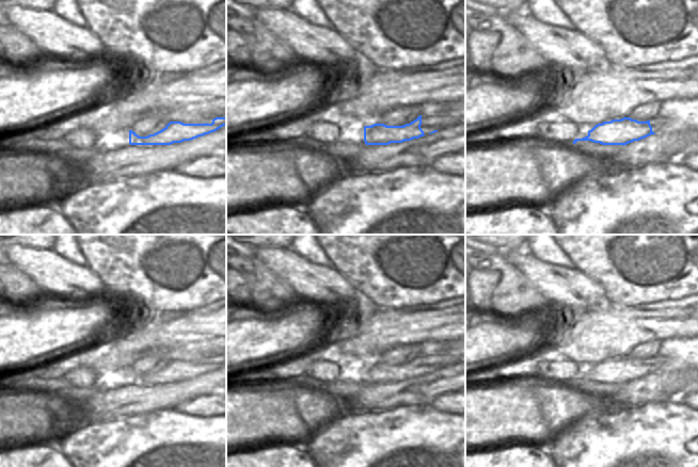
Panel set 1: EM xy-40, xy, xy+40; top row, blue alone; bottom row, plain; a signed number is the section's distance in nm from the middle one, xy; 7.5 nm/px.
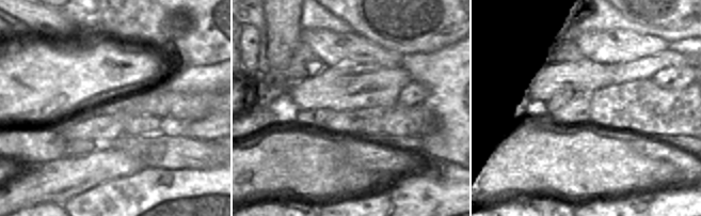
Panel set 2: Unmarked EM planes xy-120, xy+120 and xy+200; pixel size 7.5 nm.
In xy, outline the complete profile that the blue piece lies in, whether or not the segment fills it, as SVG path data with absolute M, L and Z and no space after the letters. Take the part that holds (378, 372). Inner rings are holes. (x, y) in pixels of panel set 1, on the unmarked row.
M422 354L403 365L386 365L379 361L365 365L364 381L366 384L388 384L418 377L425 374L421 364Z

